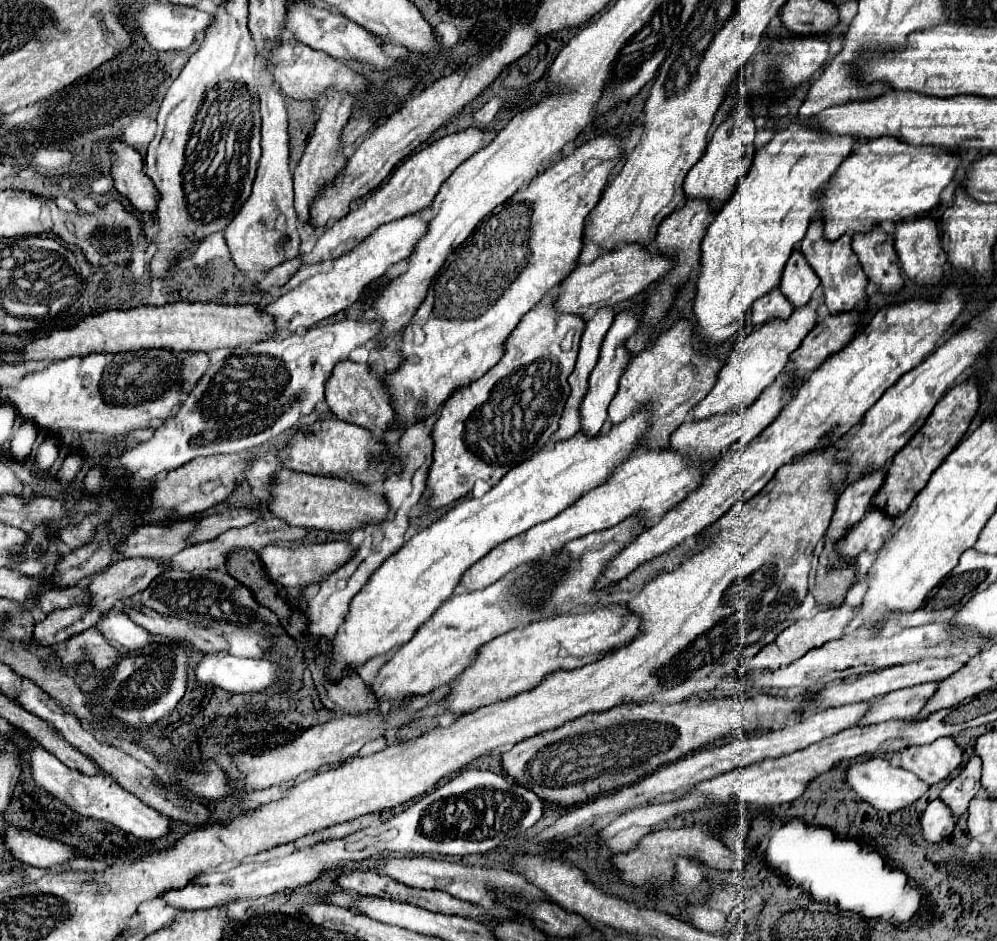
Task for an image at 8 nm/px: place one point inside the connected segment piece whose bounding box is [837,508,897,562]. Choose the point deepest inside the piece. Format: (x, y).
(874, 525)

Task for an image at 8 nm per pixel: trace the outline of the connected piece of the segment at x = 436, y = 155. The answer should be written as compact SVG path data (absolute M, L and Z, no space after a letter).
M467 128L463 132L445 136L437 142L429 144L427 148L419 150L417 154L409 156L403 164L397 166L397 170L391 174L391 178L379 190L375 190L359 208L351 210L347 214L347 218L343 216L341 220L333 222L333 226L327 228L319 236L319 240L315 242L315 248L309 254L303 254L303 258L287 260L287 262L283 262L283 266L275 266L275 270L269 270L265 274L265 278L257 284L257 290L261 294L265 294L271 286L283 288L299 272L299 268L309 266L309 264L319 264L319 262L325 262L325 260L335 260L341 254L345 254L347 250L353 250L363 238L373 234L379 226L429 208L433 198L437 196L441 184L453 174L453 170L461 162L465 162L469 156L473 156L479 148L483 148L483 138L485 138L485 132L481 132L477 128Z

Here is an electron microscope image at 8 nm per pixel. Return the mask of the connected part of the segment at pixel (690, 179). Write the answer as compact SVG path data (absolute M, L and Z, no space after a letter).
M739 106L721 126L717 126L711 142L705 148L705 154L689 170L689 174L685 178L685 184L683 184L685 196L693 198L693 200L707 200L711 204L713 212L721 210L721 206L735 192L735 186L739 184L739 180L747 174L747 170L753 164L755 132L757 130L755 130L755 124L753 124L753 118L751 118L751 108L749 106Z

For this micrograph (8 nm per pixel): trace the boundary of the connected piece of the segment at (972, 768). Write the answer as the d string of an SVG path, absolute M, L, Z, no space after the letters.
M971 756L965 770L943 788L941 800L951 810L955 820L959 820L967 812L971 798L981 790L979 778L981 778L981 762L977 756Z

